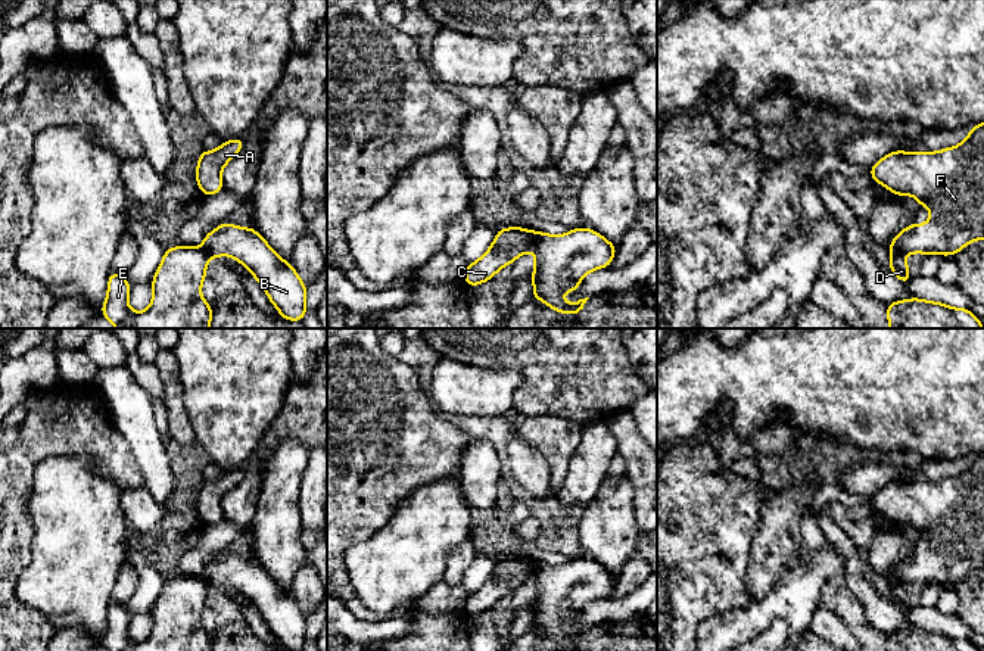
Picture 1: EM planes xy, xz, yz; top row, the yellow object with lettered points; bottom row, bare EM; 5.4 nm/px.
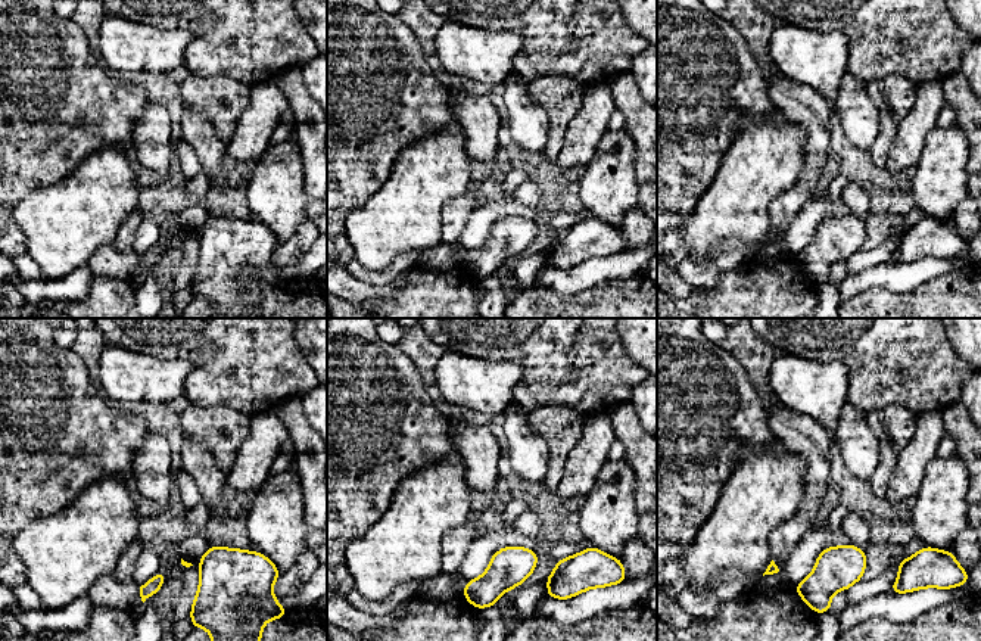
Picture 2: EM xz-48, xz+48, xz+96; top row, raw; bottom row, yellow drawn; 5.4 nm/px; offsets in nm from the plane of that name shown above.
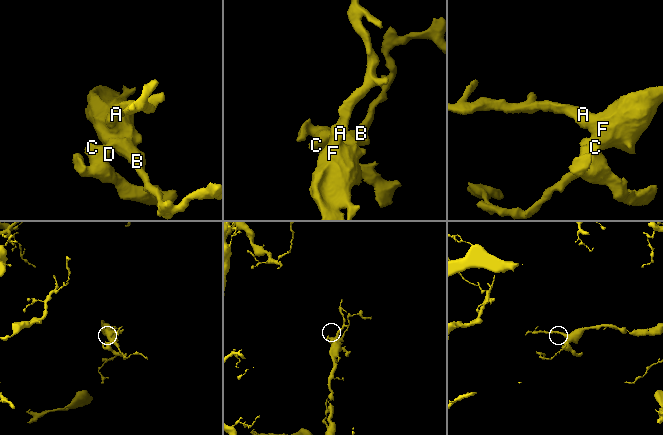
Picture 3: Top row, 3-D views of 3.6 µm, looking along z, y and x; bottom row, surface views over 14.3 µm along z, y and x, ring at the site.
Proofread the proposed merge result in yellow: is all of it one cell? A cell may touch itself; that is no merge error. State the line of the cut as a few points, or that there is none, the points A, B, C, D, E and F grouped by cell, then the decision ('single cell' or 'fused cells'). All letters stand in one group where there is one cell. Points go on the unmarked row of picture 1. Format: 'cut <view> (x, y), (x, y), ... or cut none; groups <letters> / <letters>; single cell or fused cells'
cut xz (535, 563), (532, 578); groups A B F / C D E; fused cells

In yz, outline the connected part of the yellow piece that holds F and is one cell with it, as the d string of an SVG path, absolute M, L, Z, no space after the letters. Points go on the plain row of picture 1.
M984 451L956 477L940 482L896 480L869 499L872 510L894 523L910 524L929 538L928 554L910 554L890 573L891 583L956 585L968 573L984 570Z

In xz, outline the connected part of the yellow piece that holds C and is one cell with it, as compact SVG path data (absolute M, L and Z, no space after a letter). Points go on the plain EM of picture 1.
M521 557L498 560L492 576L467 595L464 613L470 617L489 611L501 598L533 579L535 561Z

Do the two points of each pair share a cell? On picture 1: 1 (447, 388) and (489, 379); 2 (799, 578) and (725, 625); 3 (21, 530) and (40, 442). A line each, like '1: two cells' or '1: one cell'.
1: one cell
2: one cell
3: one cell

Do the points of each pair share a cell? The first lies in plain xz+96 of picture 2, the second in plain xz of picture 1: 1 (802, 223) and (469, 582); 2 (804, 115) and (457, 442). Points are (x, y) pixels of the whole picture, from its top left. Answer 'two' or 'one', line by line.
1: one
2: two

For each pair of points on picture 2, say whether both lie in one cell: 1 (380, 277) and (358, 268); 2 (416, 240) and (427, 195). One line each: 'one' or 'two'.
1: one
2: one

